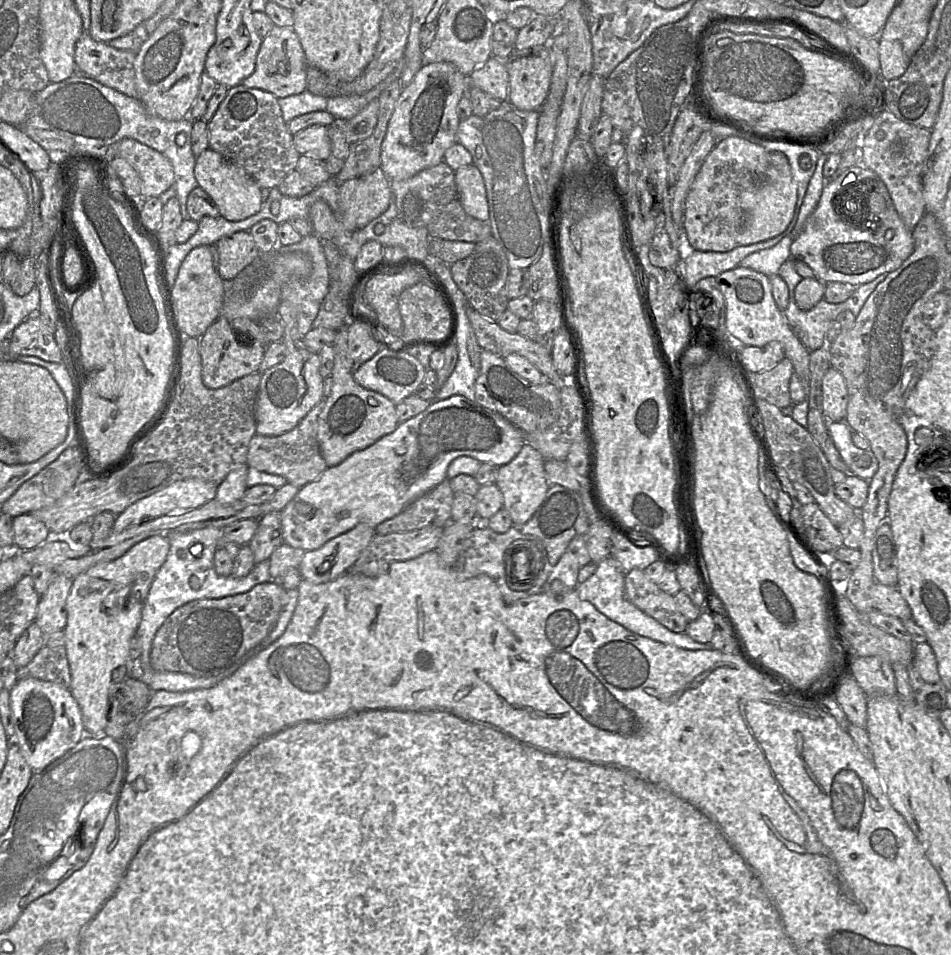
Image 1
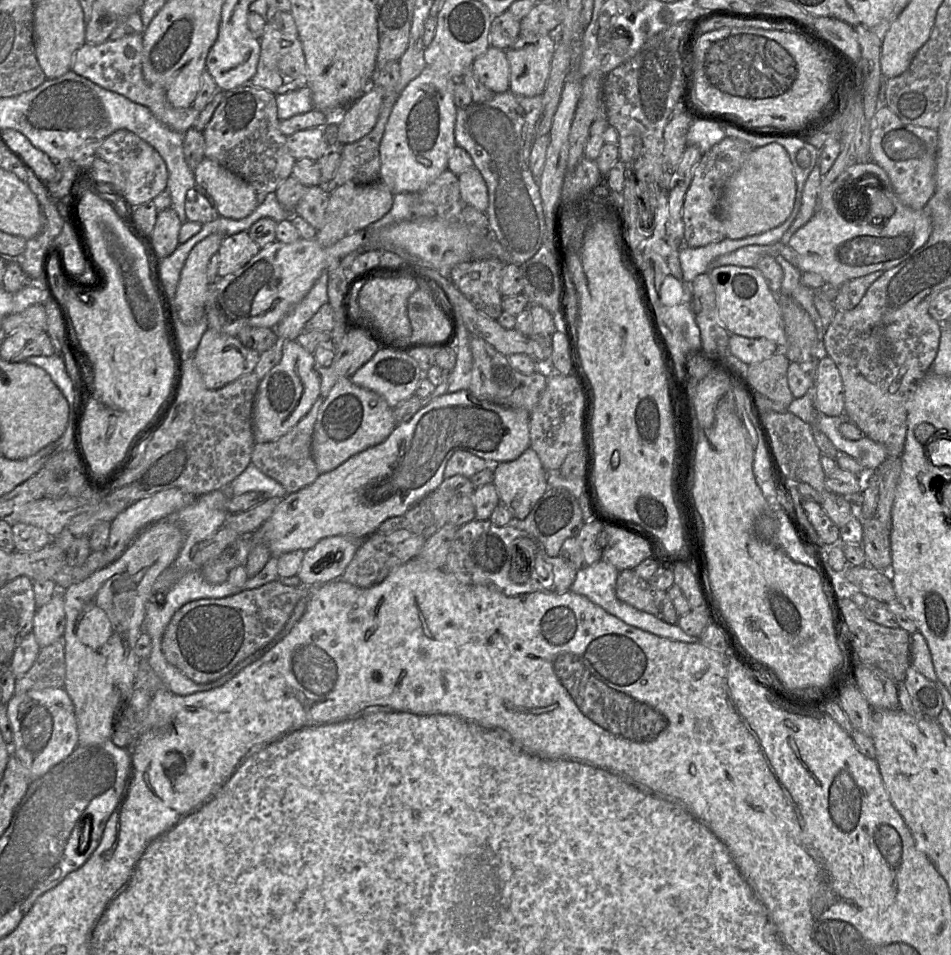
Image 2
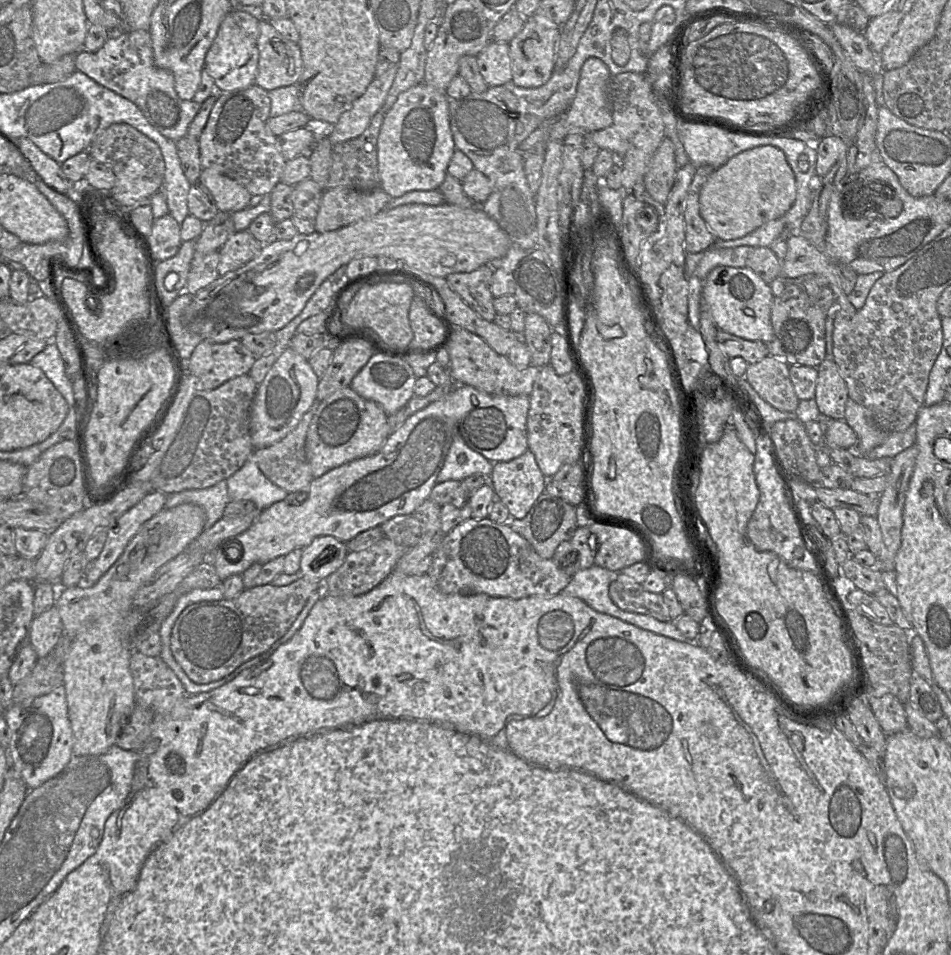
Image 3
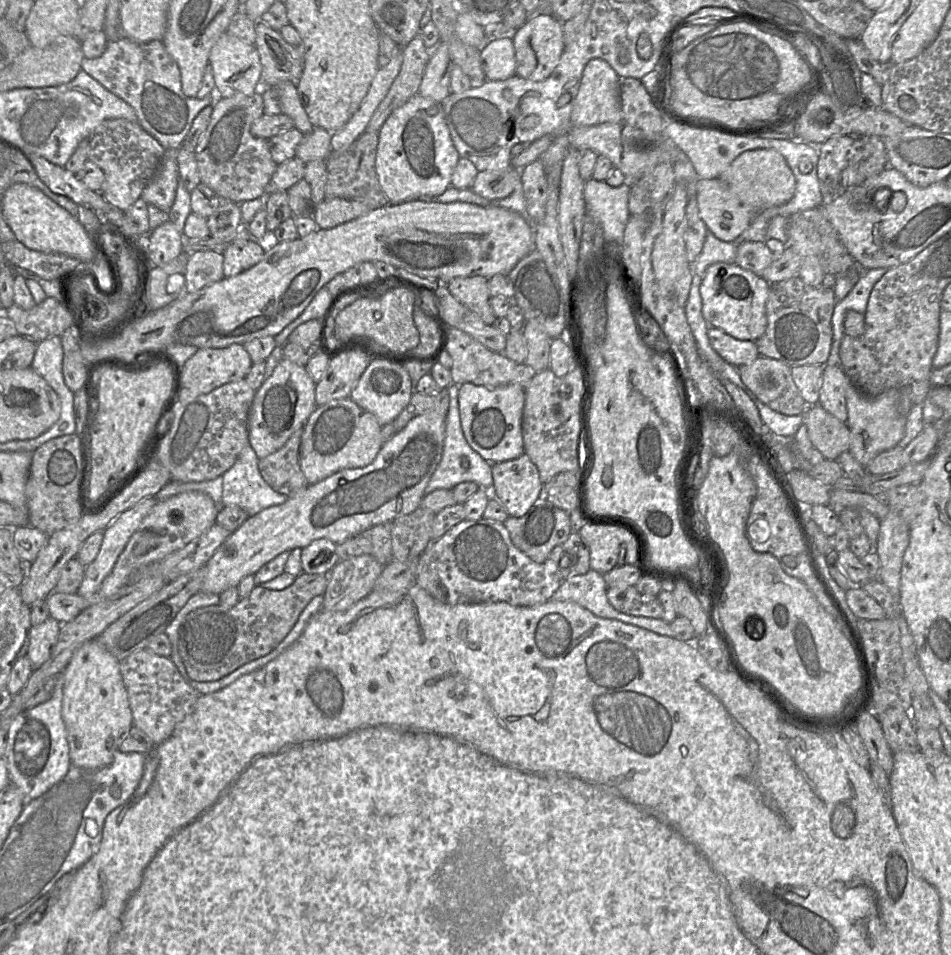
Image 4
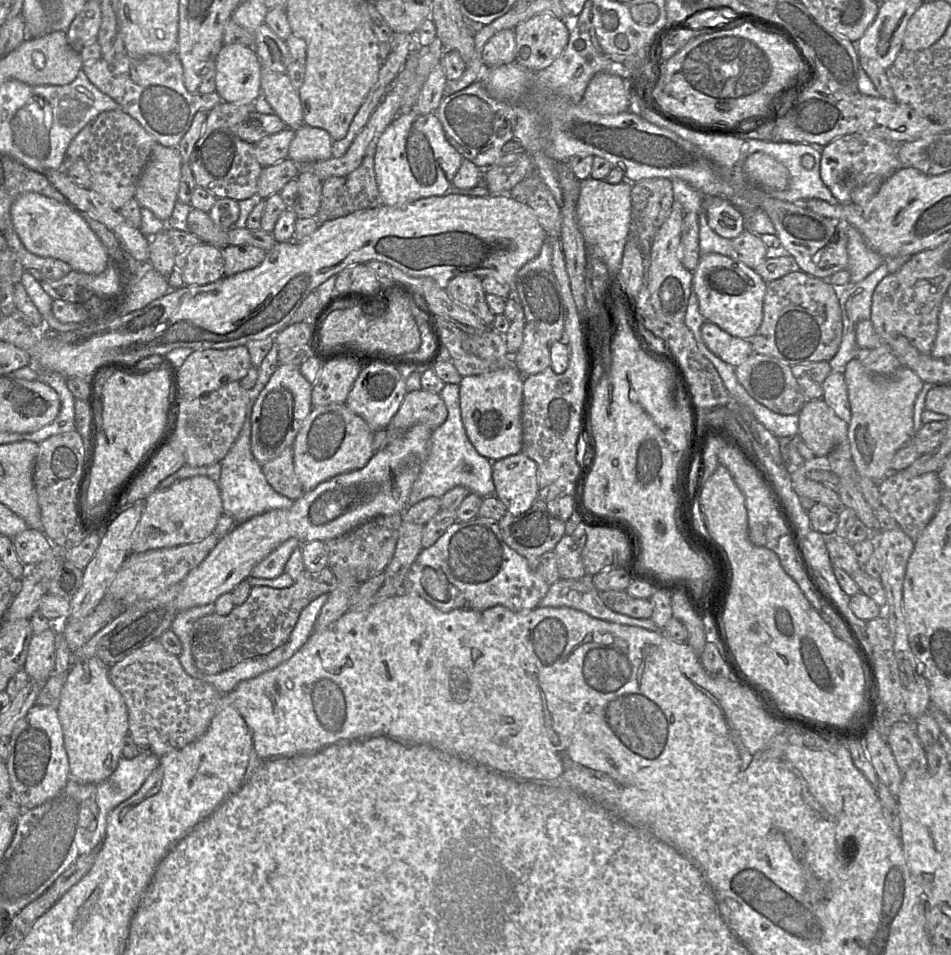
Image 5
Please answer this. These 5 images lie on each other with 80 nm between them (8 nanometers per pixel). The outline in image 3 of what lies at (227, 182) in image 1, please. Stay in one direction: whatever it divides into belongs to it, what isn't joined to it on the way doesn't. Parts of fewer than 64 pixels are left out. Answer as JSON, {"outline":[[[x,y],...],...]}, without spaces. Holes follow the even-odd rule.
{"outline":[[[202,169],[198,181],[211,192],[218,211],[233,213],[249,205],[252,195],[247,189],[214,169]]]}

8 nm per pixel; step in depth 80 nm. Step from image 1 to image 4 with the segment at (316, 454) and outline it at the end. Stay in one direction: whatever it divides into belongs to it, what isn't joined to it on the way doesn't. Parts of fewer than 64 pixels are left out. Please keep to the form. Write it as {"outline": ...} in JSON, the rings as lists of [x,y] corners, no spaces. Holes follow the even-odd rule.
{"outline":[[[303,428],[298,429],[280,449],[258,462],[265,482],[286,496],[292,496],[309,485],[299,462],[302,434]]]}

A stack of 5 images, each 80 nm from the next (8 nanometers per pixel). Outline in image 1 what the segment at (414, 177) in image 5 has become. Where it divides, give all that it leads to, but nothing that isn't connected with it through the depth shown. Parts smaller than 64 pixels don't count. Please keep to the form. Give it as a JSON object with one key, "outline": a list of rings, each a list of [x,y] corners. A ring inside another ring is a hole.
{"outline":[[[434,62],[423,65],[398,98],[382,141],[381,168],[390,181],[411,178],[420,171],[443,161],[445,151],[456,143],[456,132],[460,123],[457,106],[467,91],[468,77],[452,63]]]}

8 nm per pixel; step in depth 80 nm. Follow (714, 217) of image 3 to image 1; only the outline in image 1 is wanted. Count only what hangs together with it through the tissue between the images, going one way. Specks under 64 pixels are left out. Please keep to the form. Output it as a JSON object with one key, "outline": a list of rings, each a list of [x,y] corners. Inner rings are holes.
{"outline":[[[770,152],[767,174],[755,188],[740,195],[740,206],[745,212],[744,229],[737,236],[737,245],[745,246],[771,239],[782,233],[793,218],[797,202],[797,184],[791,173],[788,158],[782,152]]]}

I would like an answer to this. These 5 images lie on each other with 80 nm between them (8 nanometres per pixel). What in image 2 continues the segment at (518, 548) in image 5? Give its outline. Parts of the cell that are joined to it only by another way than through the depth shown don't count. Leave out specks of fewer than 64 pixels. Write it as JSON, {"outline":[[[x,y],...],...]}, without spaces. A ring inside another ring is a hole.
{"outline":[[[547,488],[525,519],[513,520],[512,518],[509,525],[533,535],[544,545],[549,557],[558,557],[563,542],[568,538],[577,536],[584,525],[584,520],[576,497],[565,489]]]}

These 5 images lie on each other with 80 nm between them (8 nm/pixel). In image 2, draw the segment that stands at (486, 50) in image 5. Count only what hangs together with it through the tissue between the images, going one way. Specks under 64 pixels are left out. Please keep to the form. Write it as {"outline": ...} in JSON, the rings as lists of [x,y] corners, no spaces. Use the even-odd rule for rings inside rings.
{"outline":[[[490,46],[474,60],[472,68],[478,79],[494,93],[509,90],[510,66],[505,50]]]}

